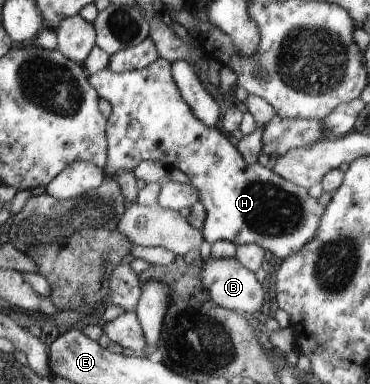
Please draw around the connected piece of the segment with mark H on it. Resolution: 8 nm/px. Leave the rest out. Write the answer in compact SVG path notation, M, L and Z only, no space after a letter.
M158 58L148 68L114 73L103 69L89 77L92 87L100 97L109 101L113 112L109 116L108 143L109 162L103 171L113 175L123 170L133 170L141 161L152 160L163 163L169 170L179 169L189 177L189 183L197 189L199 203L205 206L205 222L201 227L203 238L209 243L231 241L235 245L259 245L264 251L271 251L279 259L287 259L313 240L324 209L318 199L313 199L305 187L297 186L273 173L269 166L249 164L244 155L229 143L227 135L219 128L201 123L191 107L181 99L177 83L171 80L169 64Z

